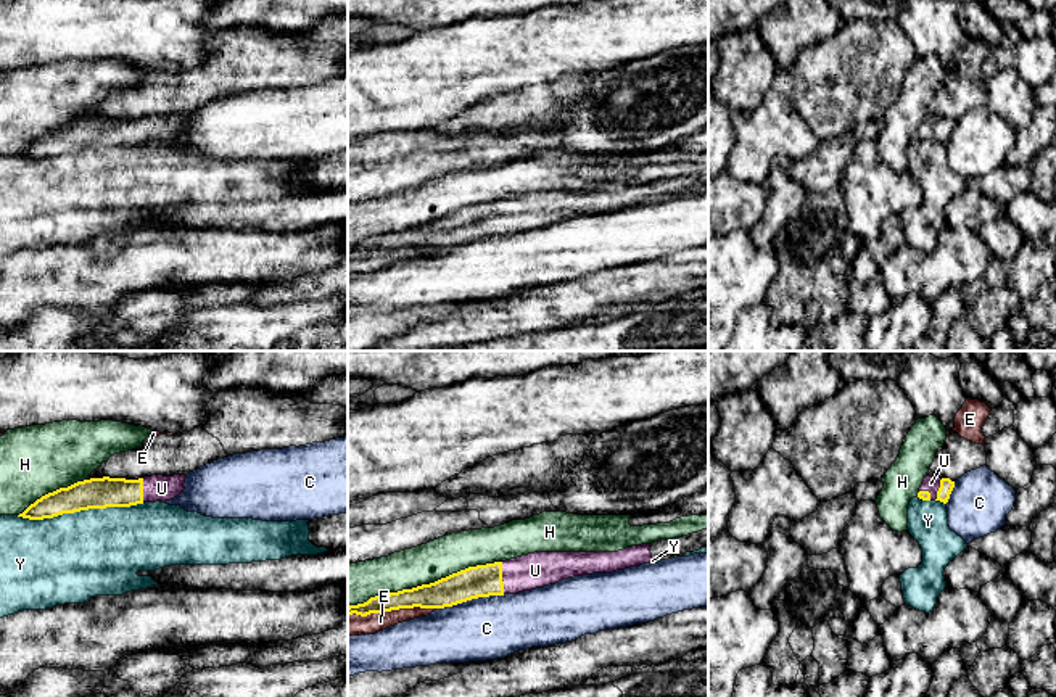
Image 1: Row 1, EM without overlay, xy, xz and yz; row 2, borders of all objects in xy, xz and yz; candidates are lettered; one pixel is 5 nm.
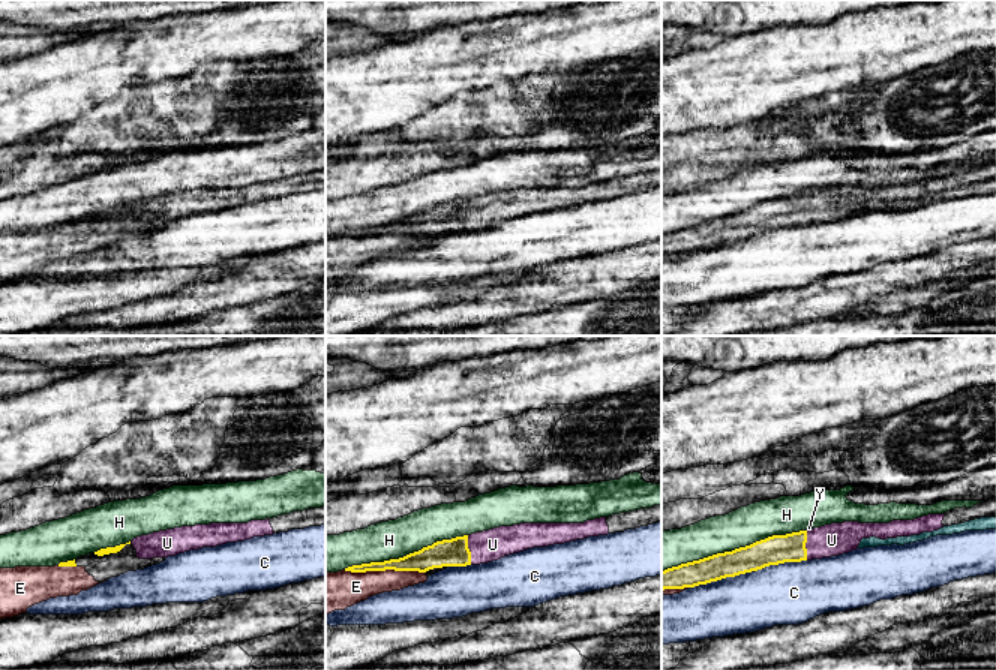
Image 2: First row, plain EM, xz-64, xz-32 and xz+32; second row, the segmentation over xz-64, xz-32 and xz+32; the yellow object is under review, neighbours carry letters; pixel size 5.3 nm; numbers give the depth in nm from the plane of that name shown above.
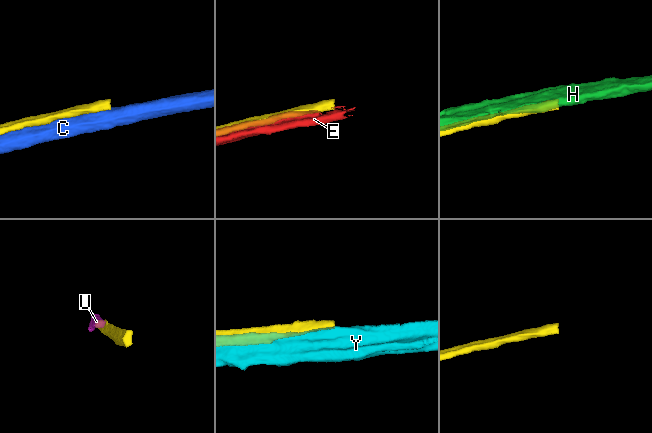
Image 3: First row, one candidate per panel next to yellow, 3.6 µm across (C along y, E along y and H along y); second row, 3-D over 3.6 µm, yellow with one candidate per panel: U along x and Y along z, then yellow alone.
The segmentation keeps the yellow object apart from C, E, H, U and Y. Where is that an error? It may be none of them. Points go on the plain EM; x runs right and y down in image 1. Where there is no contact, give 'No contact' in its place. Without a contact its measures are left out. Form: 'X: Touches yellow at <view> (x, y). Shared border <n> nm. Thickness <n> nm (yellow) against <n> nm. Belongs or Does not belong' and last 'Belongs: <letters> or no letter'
C: Touches yellow at xz (470, 239). Shared border 360 nm. Thickness 160 nm (yellow) against 320 nm. Does not belong
E: Touches yellow at xz (391, 248). Shared border 440 nm. Thickness 140 nm (yellow) against 110 nm. Does not belong
H: Touches yellow at xz (424, 224). Shared border 800 nm. Thickness 160 nm (yellow) against 200 nm. Does not belong
U: Touches yellow at xz (501, 218). Shared border 160 nm. Thickness 160 nm (yellow) against 180 nm. Belongs
Y: Touches yellow at xy (79, 150). Shared border 650 nm. Thickness 160 nm (yellow) against 440 nm. Does not belong
Belongs: U

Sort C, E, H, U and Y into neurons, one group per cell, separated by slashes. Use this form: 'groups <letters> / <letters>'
groups C / E / H / U / Y

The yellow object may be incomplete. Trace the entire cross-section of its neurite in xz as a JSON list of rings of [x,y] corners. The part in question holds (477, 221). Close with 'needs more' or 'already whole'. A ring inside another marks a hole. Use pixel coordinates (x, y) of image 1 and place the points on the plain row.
[[[708,167],[674,179],[633,185],[618,192],[534,192],[468,206],[430,224],[380,233],[364,243],[349,245],[348,254],[367,256],[399,248],[444,248],[472,238],[518,233],[592,212],[612,212],[654,200],[683,196],[708,187]]]; needs more

